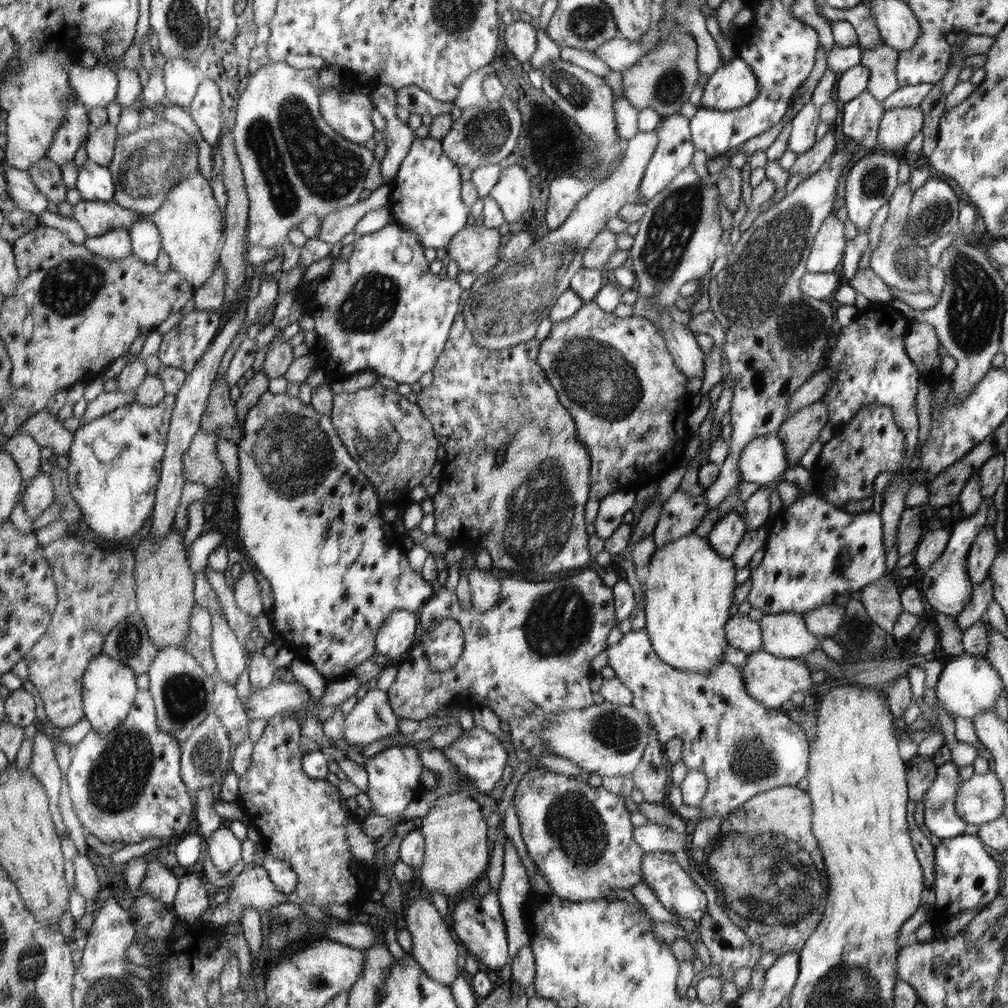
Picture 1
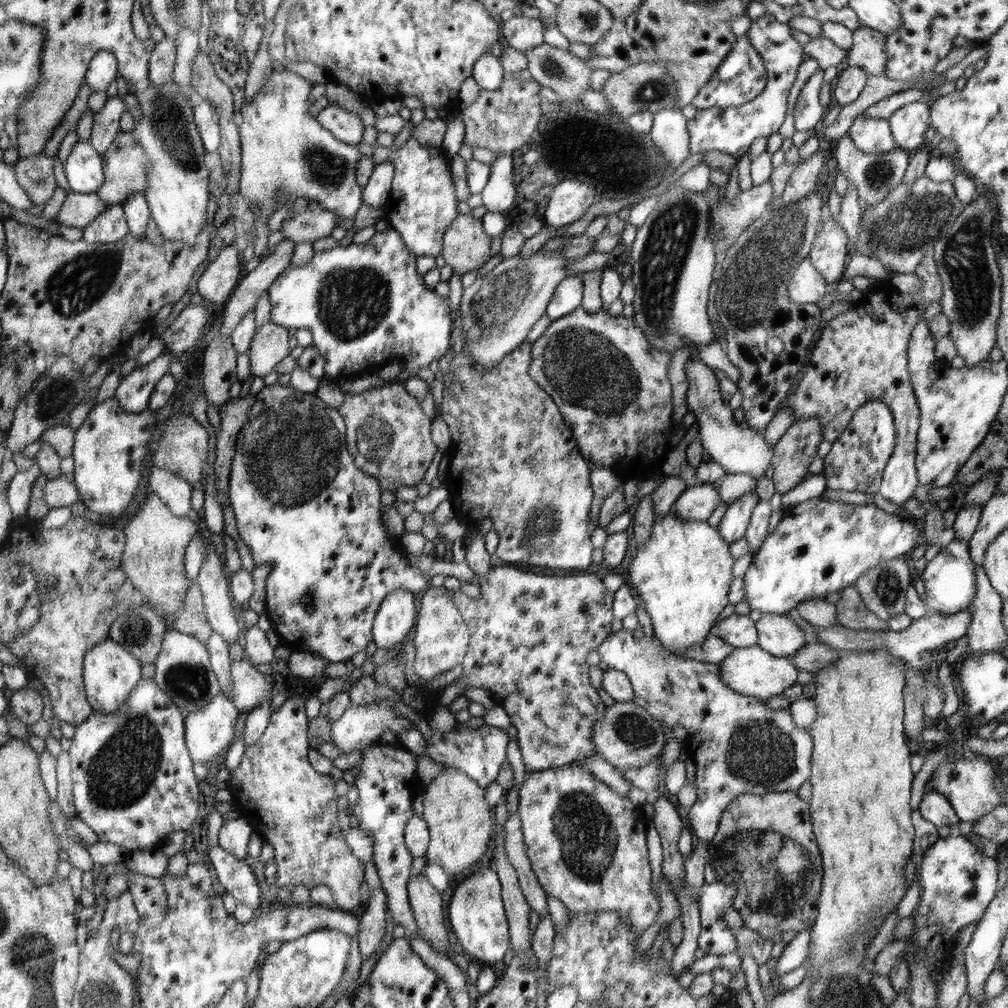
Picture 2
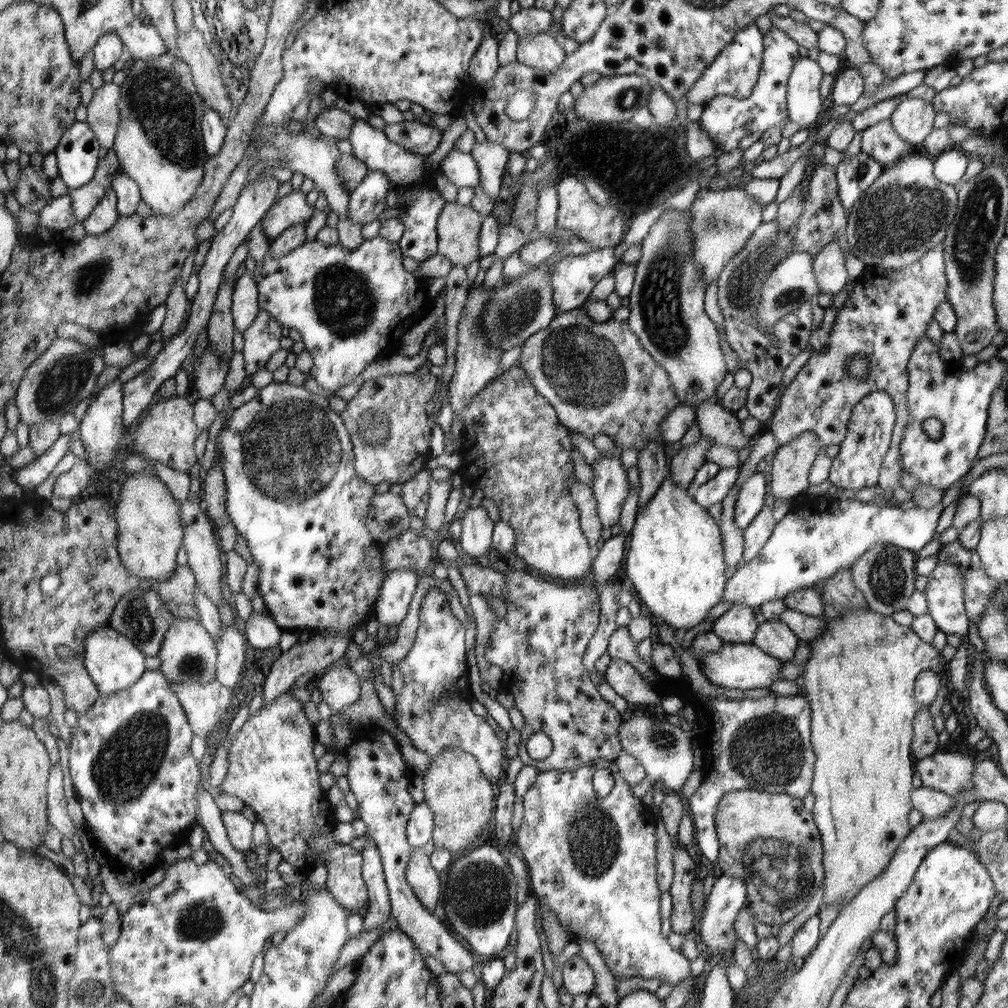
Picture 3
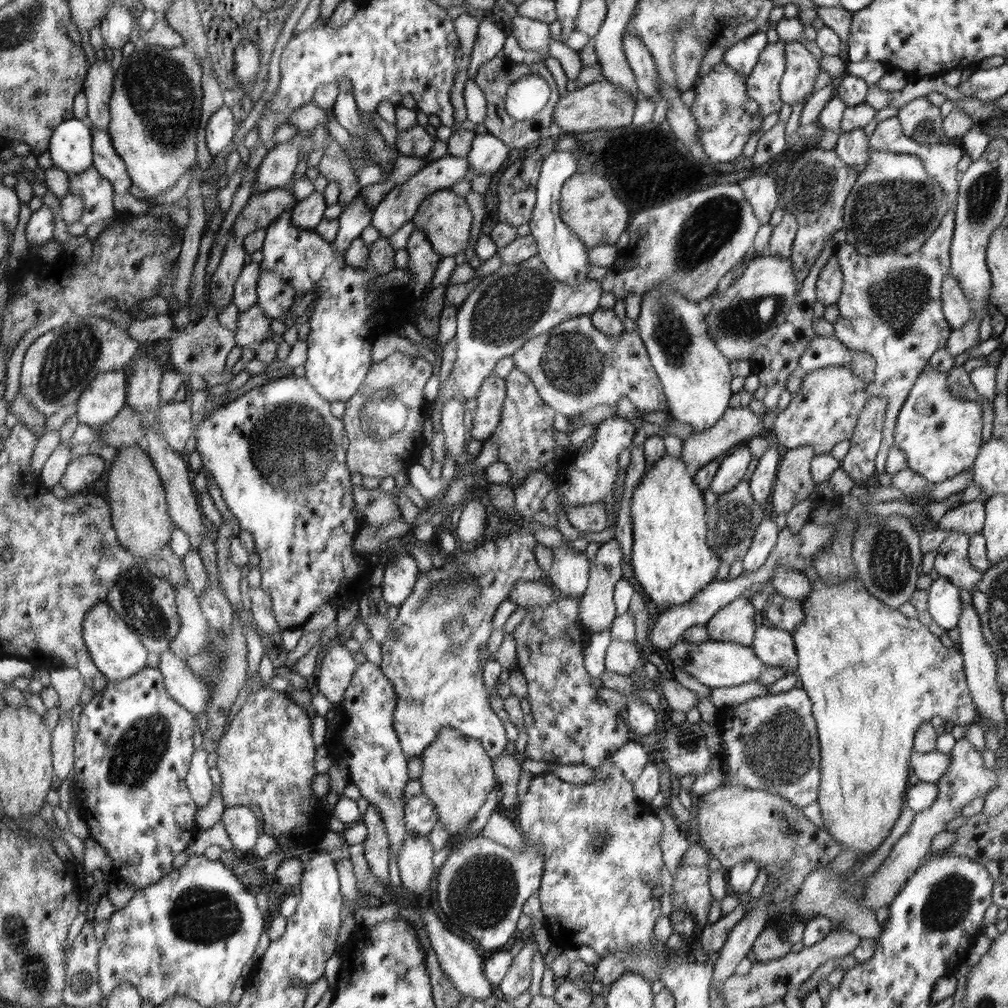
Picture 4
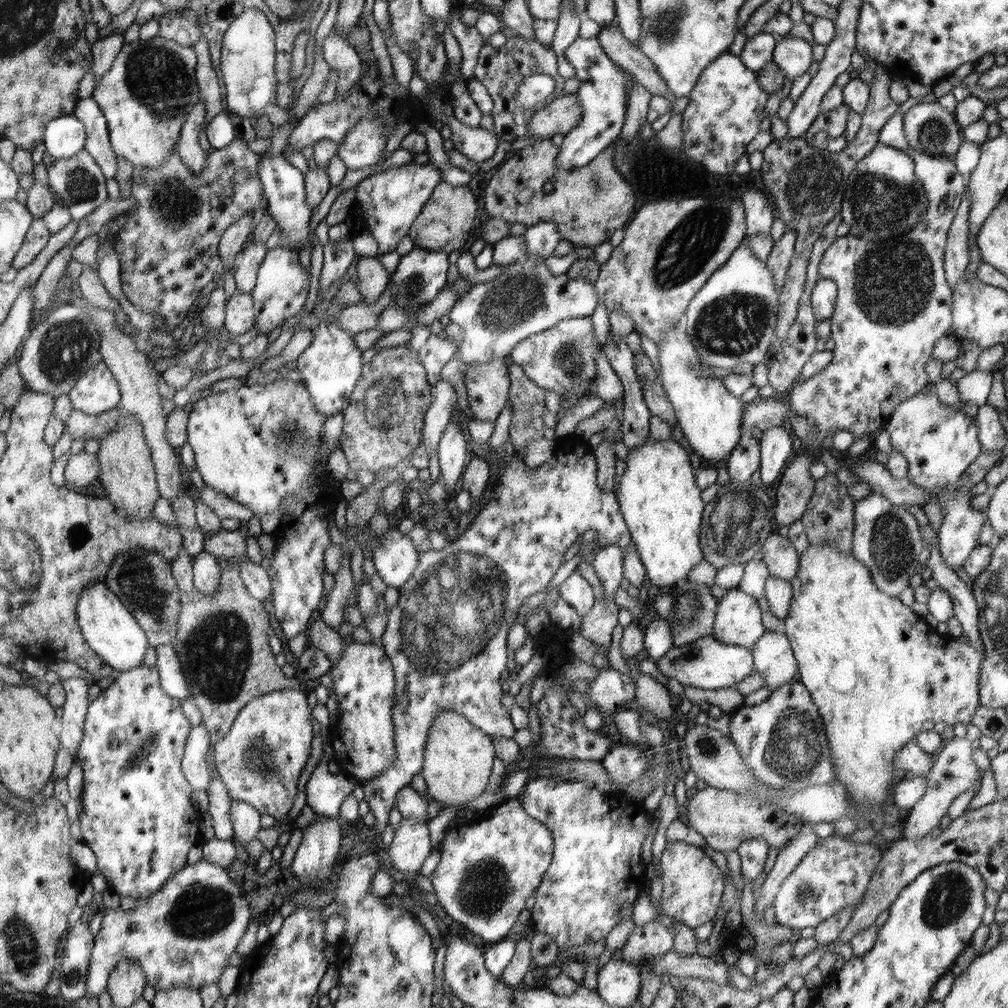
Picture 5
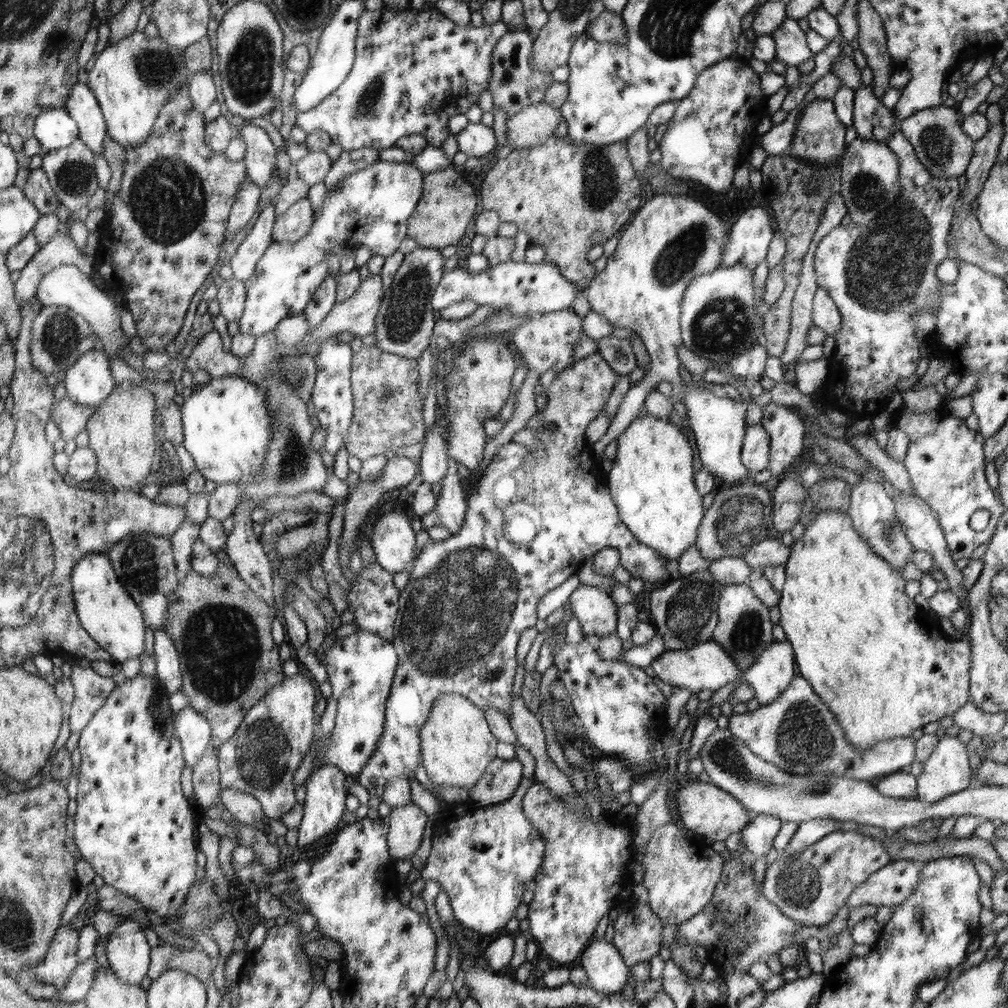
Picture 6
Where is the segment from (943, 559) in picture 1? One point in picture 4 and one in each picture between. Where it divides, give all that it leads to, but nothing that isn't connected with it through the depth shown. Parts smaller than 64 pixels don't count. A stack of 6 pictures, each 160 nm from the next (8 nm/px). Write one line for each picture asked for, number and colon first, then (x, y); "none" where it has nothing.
2: (950, 584)
3: (945, 592)
4: (944, 604)

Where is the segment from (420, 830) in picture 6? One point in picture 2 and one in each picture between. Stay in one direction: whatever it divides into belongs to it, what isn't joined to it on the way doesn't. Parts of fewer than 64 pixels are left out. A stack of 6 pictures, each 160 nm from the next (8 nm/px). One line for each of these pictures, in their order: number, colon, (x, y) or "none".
2: (425, 901)
3: (423, 879)
4: (416, 871)
5: (411, 845)

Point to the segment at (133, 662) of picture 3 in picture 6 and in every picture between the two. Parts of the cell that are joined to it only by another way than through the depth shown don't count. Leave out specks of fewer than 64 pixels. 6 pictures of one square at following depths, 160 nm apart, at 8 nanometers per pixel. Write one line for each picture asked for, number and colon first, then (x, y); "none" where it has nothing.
4: (116, 649)
5: (111, 631)
6: (113, 619)

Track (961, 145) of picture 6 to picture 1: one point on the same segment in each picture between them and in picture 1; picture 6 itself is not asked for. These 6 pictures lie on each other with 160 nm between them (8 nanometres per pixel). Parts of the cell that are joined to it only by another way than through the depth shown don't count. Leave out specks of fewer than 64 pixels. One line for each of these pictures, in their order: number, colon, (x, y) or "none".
1: (897, 127)
2: (908, 124)
3: (913, 119)
4: (921, 120)
5: (930, 128)

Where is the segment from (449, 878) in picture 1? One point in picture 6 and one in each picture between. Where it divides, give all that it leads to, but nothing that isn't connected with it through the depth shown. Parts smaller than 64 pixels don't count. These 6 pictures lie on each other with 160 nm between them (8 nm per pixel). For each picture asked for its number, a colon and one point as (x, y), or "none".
2: (460, 823)
3: (462, 799)
4: (458, 774)
5: (458, 758)
6: (457, 744)

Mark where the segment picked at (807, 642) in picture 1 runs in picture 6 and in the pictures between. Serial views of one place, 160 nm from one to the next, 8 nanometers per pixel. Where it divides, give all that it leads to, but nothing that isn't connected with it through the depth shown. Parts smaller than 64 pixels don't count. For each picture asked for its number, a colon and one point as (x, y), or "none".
2: (780, 635)
3: (774, 637)
4: (775, 647)
5: (773, 656)
6: (775, 668)

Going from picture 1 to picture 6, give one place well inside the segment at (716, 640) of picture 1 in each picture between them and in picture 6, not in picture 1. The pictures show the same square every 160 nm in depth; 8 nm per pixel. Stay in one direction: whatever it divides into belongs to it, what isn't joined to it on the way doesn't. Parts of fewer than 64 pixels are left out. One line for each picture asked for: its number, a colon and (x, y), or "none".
2: (683, 573)
3: (676, 564)
4: (671, 559)
5: (659, 500)
6: (651, 482)

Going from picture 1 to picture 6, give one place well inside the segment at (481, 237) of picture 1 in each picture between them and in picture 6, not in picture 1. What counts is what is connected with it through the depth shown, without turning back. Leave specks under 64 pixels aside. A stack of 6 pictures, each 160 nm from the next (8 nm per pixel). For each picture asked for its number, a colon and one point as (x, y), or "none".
2: (465, 244)
3: (458, 227)
4: (444, 217)
5: (444, 223)
6: (441, 218)

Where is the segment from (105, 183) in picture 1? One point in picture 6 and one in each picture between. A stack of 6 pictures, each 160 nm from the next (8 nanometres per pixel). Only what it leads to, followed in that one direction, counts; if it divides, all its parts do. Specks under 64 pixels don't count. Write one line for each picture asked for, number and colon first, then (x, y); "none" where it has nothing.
2: (84, 169)
3: (78, 155)
4: (71, 147)
5: (66, 136)
6: (55, 128)

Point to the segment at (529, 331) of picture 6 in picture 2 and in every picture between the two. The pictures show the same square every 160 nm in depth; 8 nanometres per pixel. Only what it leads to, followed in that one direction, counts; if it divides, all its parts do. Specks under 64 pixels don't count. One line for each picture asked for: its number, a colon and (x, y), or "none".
2: (611, 385)
3: (599, 379)
4: (574, 367)
5: (561, 359)

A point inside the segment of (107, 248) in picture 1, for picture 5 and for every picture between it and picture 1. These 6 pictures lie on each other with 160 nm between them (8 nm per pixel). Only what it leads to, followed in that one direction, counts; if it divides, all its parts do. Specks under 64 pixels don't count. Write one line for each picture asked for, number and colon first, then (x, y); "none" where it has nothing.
2: (111, 226)
3: (105, 215)
4: (97, 192)
5: (78, 182)

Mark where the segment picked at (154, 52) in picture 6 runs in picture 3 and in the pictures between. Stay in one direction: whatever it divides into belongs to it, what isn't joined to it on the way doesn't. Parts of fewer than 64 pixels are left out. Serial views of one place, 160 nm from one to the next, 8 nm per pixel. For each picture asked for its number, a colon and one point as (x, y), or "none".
3: (159, 144)
4: (155, 109)
5: (147, 96)

